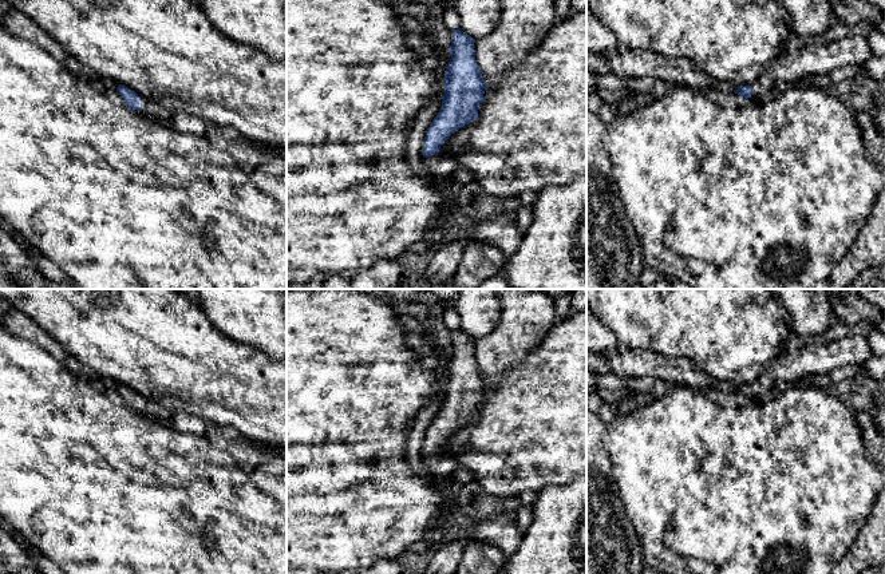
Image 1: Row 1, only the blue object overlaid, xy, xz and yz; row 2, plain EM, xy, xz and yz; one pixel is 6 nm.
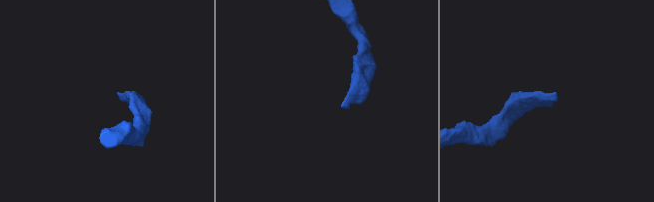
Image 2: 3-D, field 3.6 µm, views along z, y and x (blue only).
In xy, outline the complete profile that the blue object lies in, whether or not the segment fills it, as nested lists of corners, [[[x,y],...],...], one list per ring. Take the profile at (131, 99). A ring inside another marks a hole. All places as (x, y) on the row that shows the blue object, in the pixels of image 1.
[[[122,84],[118,86],[116,91],[123,98],[126,107],[129,107],[130,110],[141,110],[142,108],[142,102],[135,91],[133,91]]]

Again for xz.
[[[461,28],[451,29],[451,59],[445,71],[442,107],[426,131],[422,163],[428,178],[438,186],[450,186],[459,162],[439,155],[439,149],[451,134],[478,118],[479,104],[487,87],[475,60],[475,39]]]

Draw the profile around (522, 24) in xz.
[[[499,0],[501,17],[495,29],[475,39],[475,60],[489,86],[528,56],[545,32],[558,21],[554,0]]]

